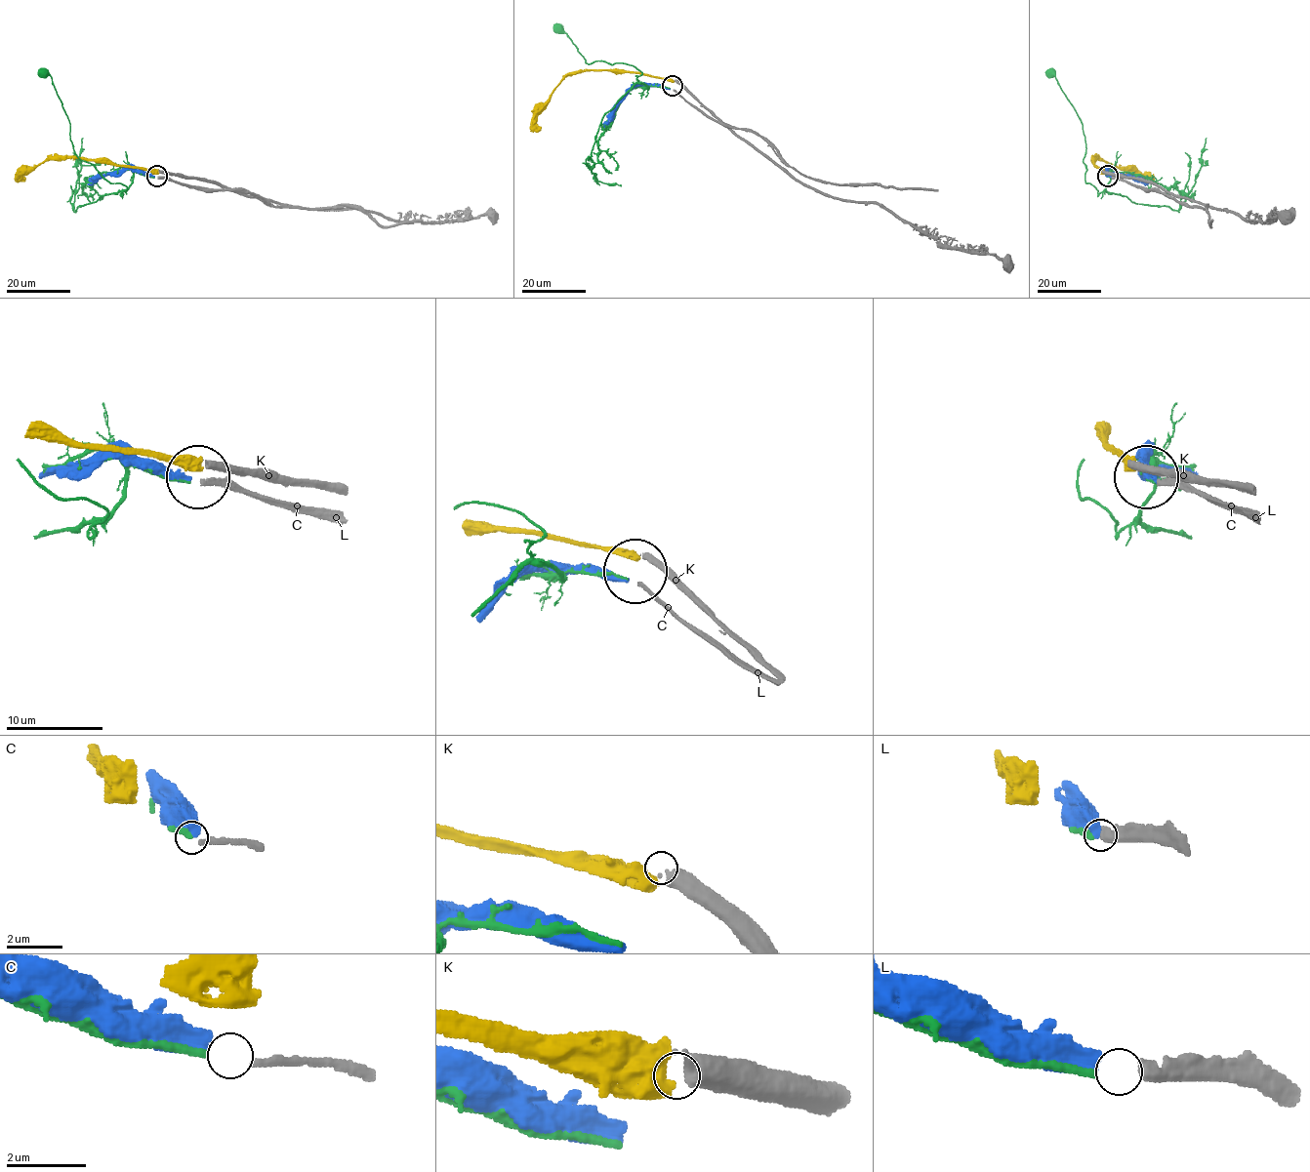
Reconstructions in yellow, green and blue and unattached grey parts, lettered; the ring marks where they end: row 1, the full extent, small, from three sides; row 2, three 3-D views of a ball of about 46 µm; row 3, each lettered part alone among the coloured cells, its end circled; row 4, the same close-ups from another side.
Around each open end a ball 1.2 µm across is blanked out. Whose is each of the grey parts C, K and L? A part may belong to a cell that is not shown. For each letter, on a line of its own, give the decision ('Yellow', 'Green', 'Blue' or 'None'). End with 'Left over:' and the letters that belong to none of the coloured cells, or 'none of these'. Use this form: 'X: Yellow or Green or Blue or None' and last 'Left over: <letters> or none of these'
C: Green
K: None
L: Blue
Left over: K

